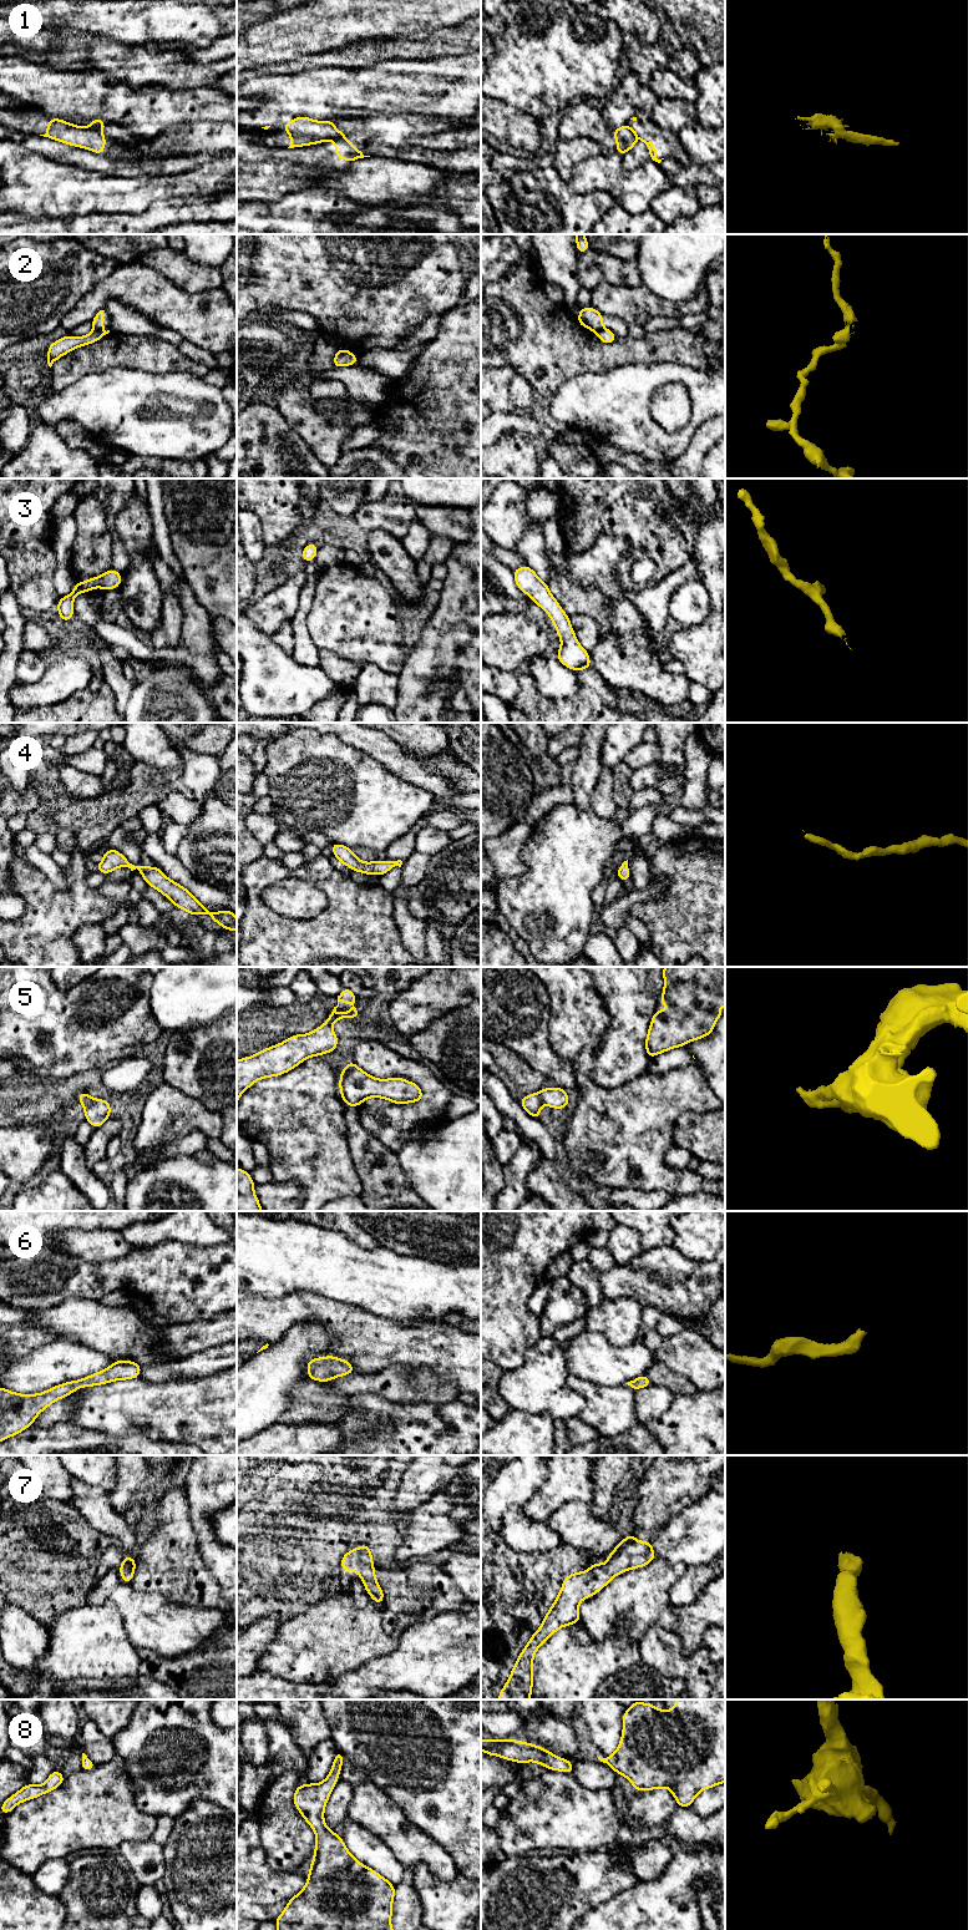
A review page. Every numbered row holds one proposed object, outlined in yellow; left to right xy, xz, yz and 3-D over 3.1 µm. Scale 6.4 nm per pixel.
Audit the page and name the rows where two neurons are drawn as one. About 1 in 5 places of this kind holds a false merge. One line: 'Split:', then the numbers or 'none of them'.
Split: 1, 2

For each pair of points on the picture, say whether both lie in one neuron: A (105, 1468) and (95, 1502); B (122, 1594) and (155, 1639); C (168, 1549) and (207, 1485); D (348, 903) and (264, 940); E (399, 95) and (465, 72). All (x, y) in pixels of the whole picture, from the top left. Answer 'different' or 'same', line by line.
A: different
B: same
C: different
D: same
E: same

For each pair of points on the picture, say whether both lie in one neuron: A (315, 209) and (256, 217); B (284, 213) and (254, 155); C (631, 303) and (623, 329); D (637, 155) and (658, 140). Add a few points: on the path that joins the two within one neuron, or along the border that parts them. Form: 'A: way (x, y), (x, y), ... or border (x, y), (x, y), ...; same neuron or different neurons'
A: way (300, 218), (270, 218); same neuron
B: border (305, 190), (285, 193), (277, 201), (249, 201); different neurons
C: border (603, 315), (621, 318), (628, 325); different neurons
D: way (642, 152), (653, 145); same neuron

